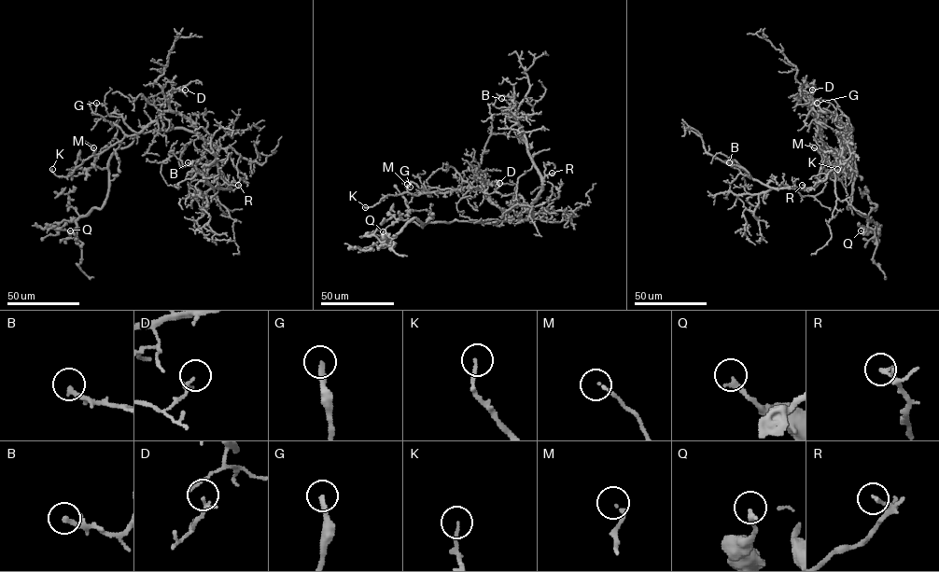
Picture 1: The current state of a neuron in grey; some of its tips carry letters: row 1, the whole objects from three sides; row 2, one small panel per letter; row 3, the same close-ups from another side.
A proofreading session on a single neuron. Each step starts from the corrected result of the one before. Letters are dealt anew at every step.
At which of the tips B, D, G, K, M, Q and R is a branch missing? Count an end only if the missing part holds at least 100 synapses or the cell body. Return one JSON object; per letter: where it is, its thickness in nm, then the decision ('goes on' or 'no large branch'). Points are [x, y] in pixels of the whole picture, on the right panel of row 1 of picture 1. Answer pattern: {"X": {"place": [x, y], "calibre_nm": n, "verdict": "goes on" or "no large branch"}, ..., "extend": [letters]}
{"B": {"place": [729, 162], "calibre_nm": 150, "verdict": "no large branch"}, "D": {"place": [812, 90], "calibre_nm": 170, "verdict": "no large branch"}, "G": {"place": [817, 103], "calibre_nm": 240, "verdict": "no large branch"}, "K": {"place": [837, 169], "calibre_nm": 140, "verdict": "no large branch"}, "M": {"place": [814, 147], "calibre_nm": 140, "verdict": "no large branch"}, "Q": {"place": [861, 230], "calibre_nm": 240, "verdict": "no large branch"}, "R": {"place": [802, 185], "calibre_nm": 170, "verdict": "no large branch"}, "extend": []}

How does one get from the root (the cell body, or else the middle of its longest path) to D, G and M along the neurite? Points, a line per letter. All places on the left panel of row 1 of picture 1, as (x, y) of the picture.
D: (196, 132), (193, 122), (174, 111), (169, 105), (168, 99), (172, 93), (185, 90)
G: (196, 132), (189, 119), (176, 112), (162, 111), (140, 131), (127, 135), (119, 127), (95, 113), (96, 103)
M: (196, 132), (189, 119), (176, 112), (162, 111), (140, 131), (126, 135), (100, 153), (94, 154), (93, 147)

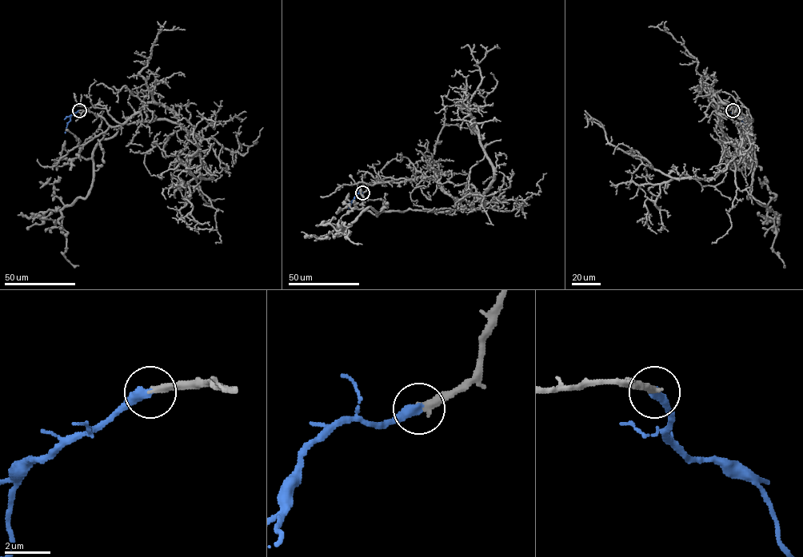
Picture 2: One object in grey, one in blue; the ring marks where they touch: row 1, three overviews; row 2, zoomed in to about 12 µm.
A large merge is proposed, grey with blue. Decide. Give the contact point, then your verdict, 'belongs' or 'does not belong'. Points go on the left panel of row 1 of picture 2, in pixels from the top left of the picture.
(79, 110) | belongs

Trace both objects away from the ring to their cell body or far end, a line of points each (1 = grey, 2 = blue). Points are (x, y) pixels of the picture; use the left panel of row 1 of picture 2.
1: (79, 110), (122, 124), (149, 103), (171, 109), (199, 138), (209, 178), (195, 178), (193, 132), (213, 127)
2: (79, 110), (71, 115), (65, 133)

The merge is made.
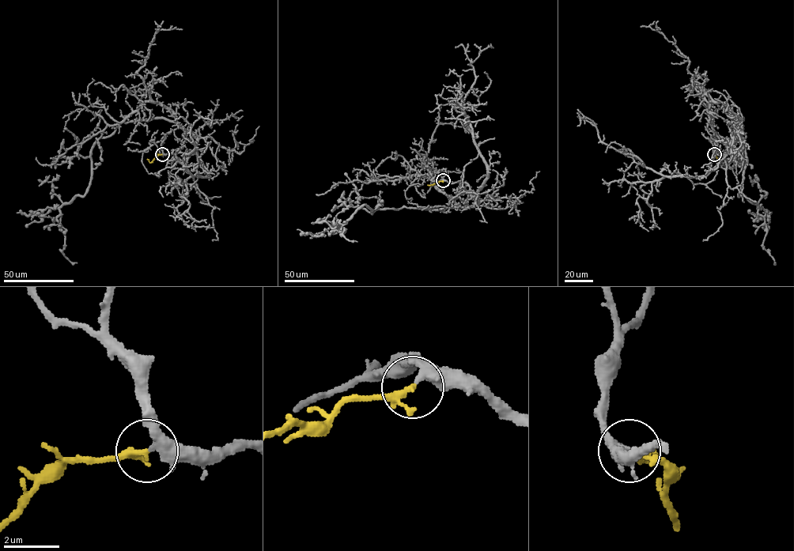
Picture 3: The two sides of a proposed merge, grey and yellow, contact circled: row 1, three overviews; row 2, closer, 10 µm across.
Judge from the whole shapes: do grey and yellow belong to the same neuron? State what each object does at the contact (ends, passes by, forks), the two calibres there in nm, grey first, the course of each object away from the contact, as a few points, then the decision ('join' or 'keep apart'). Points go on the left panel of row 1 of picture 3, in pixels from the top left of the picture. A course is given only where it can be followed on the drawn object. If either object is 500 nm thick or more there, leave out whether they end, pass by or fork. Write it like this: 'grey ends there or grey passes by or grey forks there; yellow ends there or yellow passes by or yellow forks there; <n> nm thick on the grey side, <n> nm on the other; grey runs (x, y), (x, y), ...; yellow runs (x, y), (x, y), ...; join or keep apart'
grey passes by; yellow passes by; 320 nm thick on the grey side, 190 nm on the other; grey runs (163, 154), (193, 154), (195, 136), (153, 118), (96, 142), (87, 191), (59, 209), (62, 253), (77, 263); yellow runs (162, 154), (158, 154), (151, 163), (147, 159); join

